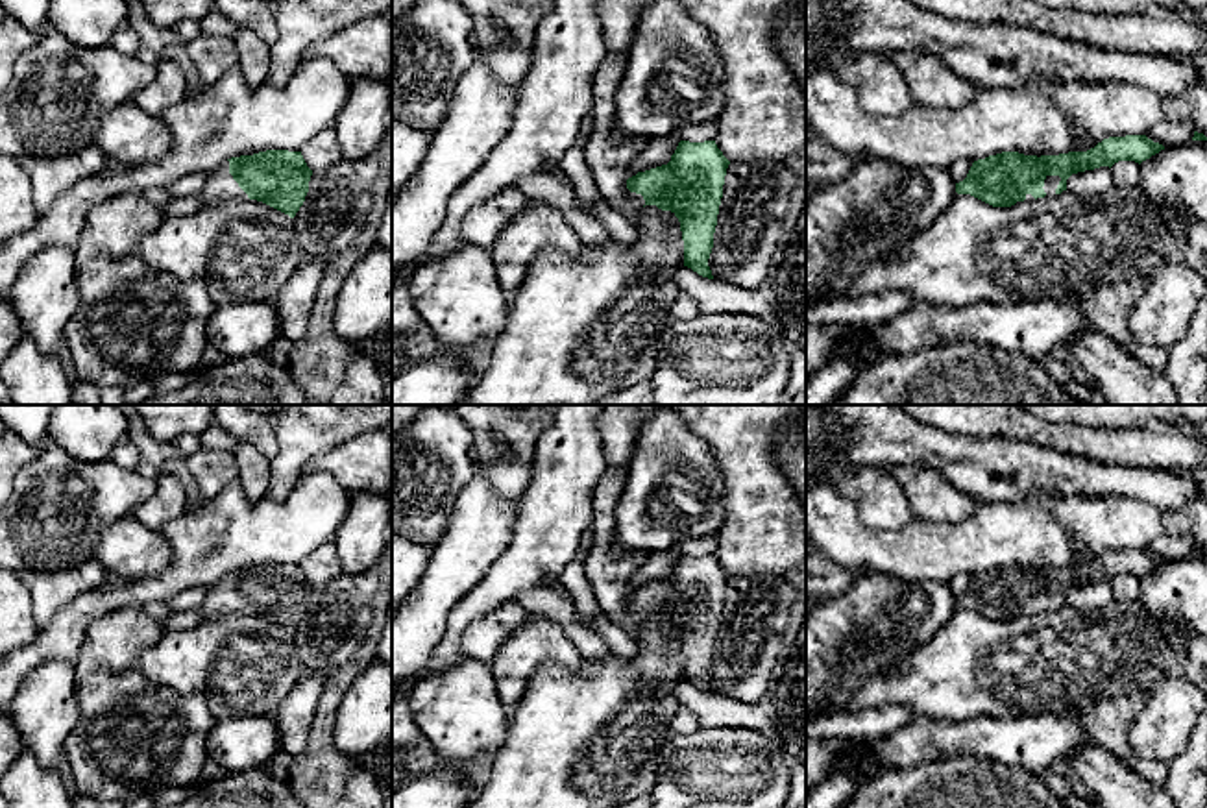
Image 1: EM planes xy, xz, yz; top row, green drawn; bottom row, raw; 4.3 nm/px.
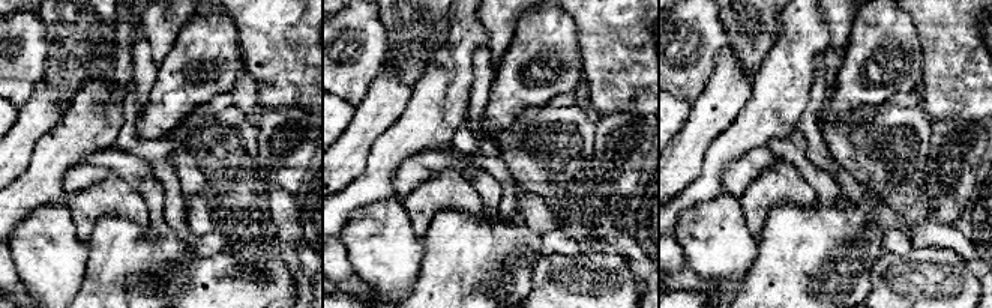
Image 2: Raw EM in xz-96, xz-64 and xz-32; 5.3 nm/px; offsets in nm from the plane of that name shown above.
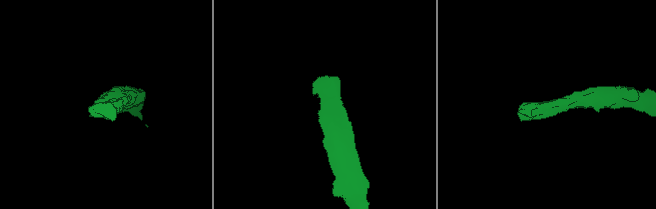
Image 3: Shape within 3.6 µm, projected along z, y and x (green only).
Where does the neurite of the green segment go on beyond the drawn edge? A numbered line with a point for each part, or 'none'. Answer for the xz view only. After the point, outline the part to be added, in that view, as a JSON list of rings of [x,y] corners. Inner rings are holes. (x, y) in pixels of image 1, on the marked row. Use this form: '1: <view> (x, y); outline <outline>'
1: xz (609, 161); outline [[[627,55],[604,59],[593,74],[591,135],[584,157],[599,198],[638,226],[645,200],[627,189],[627,174],[634,157],[649,144],[647,137],[614,141],[616,92],[625,74]]]

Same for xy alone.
1: xy (220, 185); outline [[[224,161],[214,172],[207,174],[200,196],[205,205],[216,205],[227,200],[250,200],[229,174],[229,161]]]

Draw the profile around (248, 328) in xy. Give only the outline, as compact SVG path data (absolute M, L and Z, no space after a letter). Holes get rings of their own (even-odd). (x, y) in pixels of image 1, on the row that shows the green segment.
M244 301L216 307L207 322L211 355L246 357L262 353L281 338L274 301Z

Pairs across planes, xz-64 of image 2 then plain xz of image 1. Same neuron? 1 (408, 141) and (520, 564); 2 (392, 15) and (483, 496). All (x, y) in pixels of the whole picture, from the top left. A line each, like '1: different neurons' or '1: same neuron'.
1: same neuron
2: different neurons

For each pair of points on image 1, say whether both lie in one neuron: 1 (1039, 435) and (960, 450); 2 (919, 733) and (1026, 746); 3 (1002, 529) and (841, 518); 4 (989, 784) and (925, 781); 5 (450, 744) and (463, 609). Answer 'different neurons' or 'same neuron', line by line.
1: different neurons
2: same neuron
3: same neuron
4: same neuron
5: different neurons

